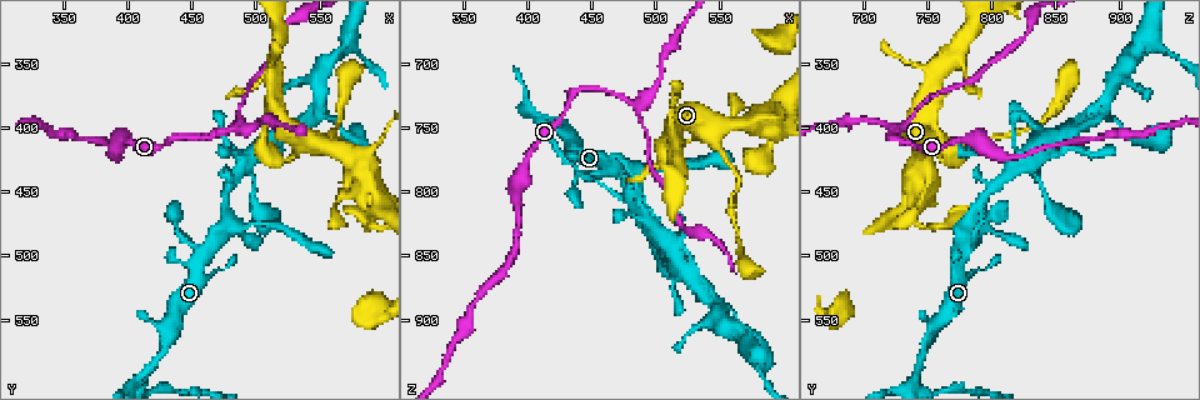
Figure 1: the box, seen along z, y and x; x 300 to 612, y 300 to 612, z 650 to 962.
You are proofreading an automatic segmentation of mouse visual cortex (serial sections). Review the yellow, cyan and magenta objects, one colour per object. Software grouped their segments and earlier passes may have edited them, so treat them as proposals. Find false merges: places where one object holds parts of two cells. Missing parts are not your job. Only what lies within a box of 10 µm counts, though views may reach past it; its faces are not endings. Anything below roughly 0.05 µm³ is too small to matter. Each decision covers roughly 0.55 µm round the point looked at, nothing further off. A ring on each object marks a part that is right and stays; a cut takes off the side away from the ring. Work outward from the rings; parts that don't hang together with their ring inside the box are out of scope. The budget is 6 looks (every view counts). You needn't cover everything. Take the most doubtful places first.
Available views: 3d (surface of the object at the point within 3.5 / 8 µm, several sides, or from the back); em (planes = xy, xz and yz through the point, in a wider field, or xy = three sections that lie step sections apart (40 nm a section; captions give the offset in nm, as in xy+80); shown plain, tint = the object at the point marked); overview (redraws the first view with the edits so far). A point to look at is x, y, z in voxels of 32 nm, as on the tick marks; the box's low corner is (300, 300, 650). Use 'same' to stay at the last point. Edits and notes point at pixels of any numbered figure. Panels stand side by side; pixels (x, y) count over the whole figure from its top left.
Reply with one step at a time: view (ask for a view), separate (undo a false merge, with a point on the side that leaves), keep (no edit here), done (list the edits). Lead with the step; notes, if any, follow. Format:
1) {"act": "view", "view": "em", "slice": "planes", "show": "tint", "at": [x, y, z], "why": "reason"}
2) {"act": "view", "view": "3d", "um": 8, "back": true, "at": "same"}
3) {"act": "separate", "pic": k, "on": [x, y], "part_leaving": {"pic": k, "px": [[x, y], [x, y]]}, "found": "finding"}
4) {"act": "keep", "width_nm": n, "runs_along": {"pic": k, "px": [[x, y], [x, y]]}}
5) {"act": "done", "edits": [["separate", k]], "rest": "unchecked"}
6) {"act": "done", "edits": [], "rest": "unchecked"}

{"act": "view", "view": "em", "slice": "xy", "step": 2, "show": "tint", "at": [480, 400, 730], "why": "three-way junction"}

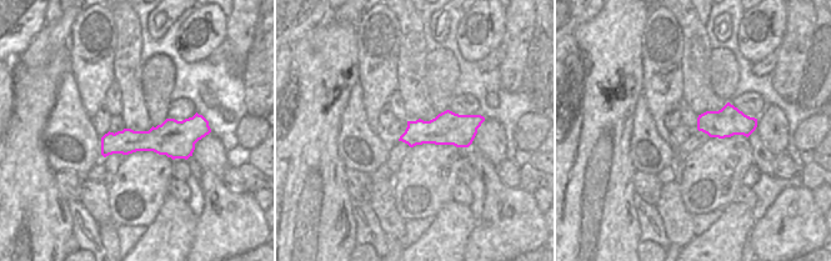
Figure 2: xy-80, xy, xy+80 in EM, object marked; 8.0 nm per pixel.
{"act": "view", "view": "3d", "um": 3.5, "at": "same", "why": "wider look"}

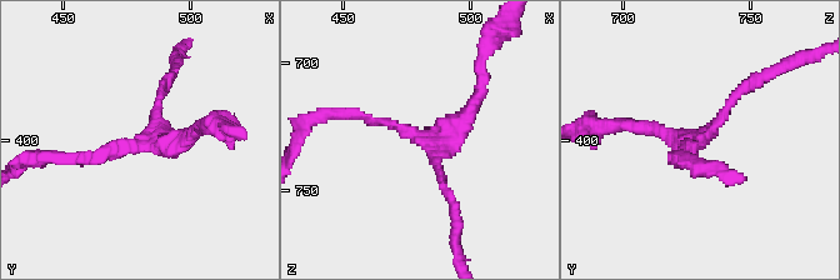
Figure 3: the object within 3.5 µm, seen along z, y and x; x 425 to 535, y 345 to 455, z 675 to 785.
{"act": "keep", "arm_widths_nm": [100, 150, 200], "runs_along": {"pic": 2, "px": [[200, 126], [104, 151]]}, "found": "continuous, no second cell"}

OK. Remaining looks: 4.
{"act": "view", "view": "3d", "um": 3.5, "at": [546, 390, 886], "why": "calibre changes"}

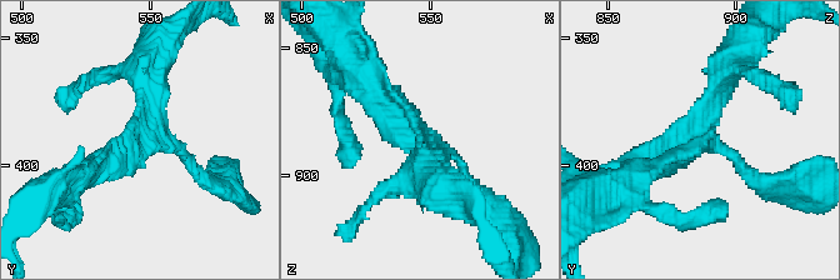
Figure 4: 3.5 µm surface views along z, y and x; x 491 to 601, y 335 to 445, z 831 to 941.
{"act": "view", "view": "em", "slice": "xy", "step": 3, "show": "tint", "at": [548, 391, 885], "arms": 3, "arm_widths_nm": [150, 250, 250]}

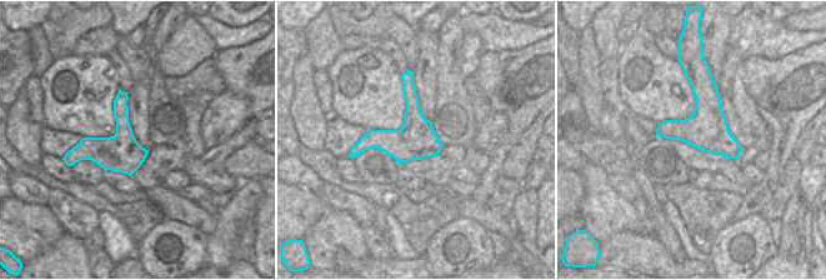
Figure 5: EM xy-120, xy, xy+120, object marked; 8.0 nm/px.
{"act": "keep", "runs_along": {"pic": 4, "px": [[644, 169], [693, 149], [730, 69]]}, "found": "all the same cell"}

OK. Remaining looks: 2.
{"act": "view", "view": "em", "slice": "xy", "step": 3, "show": "tint", "at": [434, 558, 758], "why": "thick turns thin"}

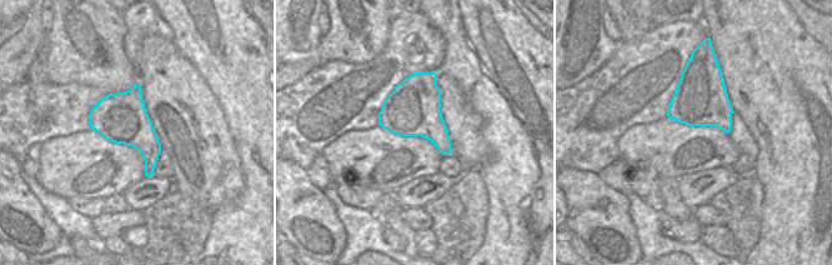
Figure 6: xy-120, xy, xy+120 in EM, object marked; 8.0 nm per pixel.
{"act": "view", "view": "3d", "um": 3.5, "at": "same", "why": "see where the arms go"}

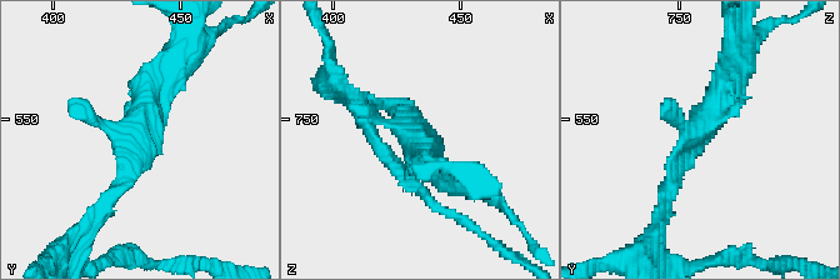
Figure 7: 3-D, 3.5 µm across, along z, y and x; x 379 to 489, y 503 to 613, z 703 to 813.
{"act": "keep", "runs_along": {"pic": 7, "px": [[738, 65], [680, 156], [665, 206]]}, "found": "one cell here"}

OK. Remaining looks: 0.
{"act": "done", "edits": [], "rest": "unchecked"}

